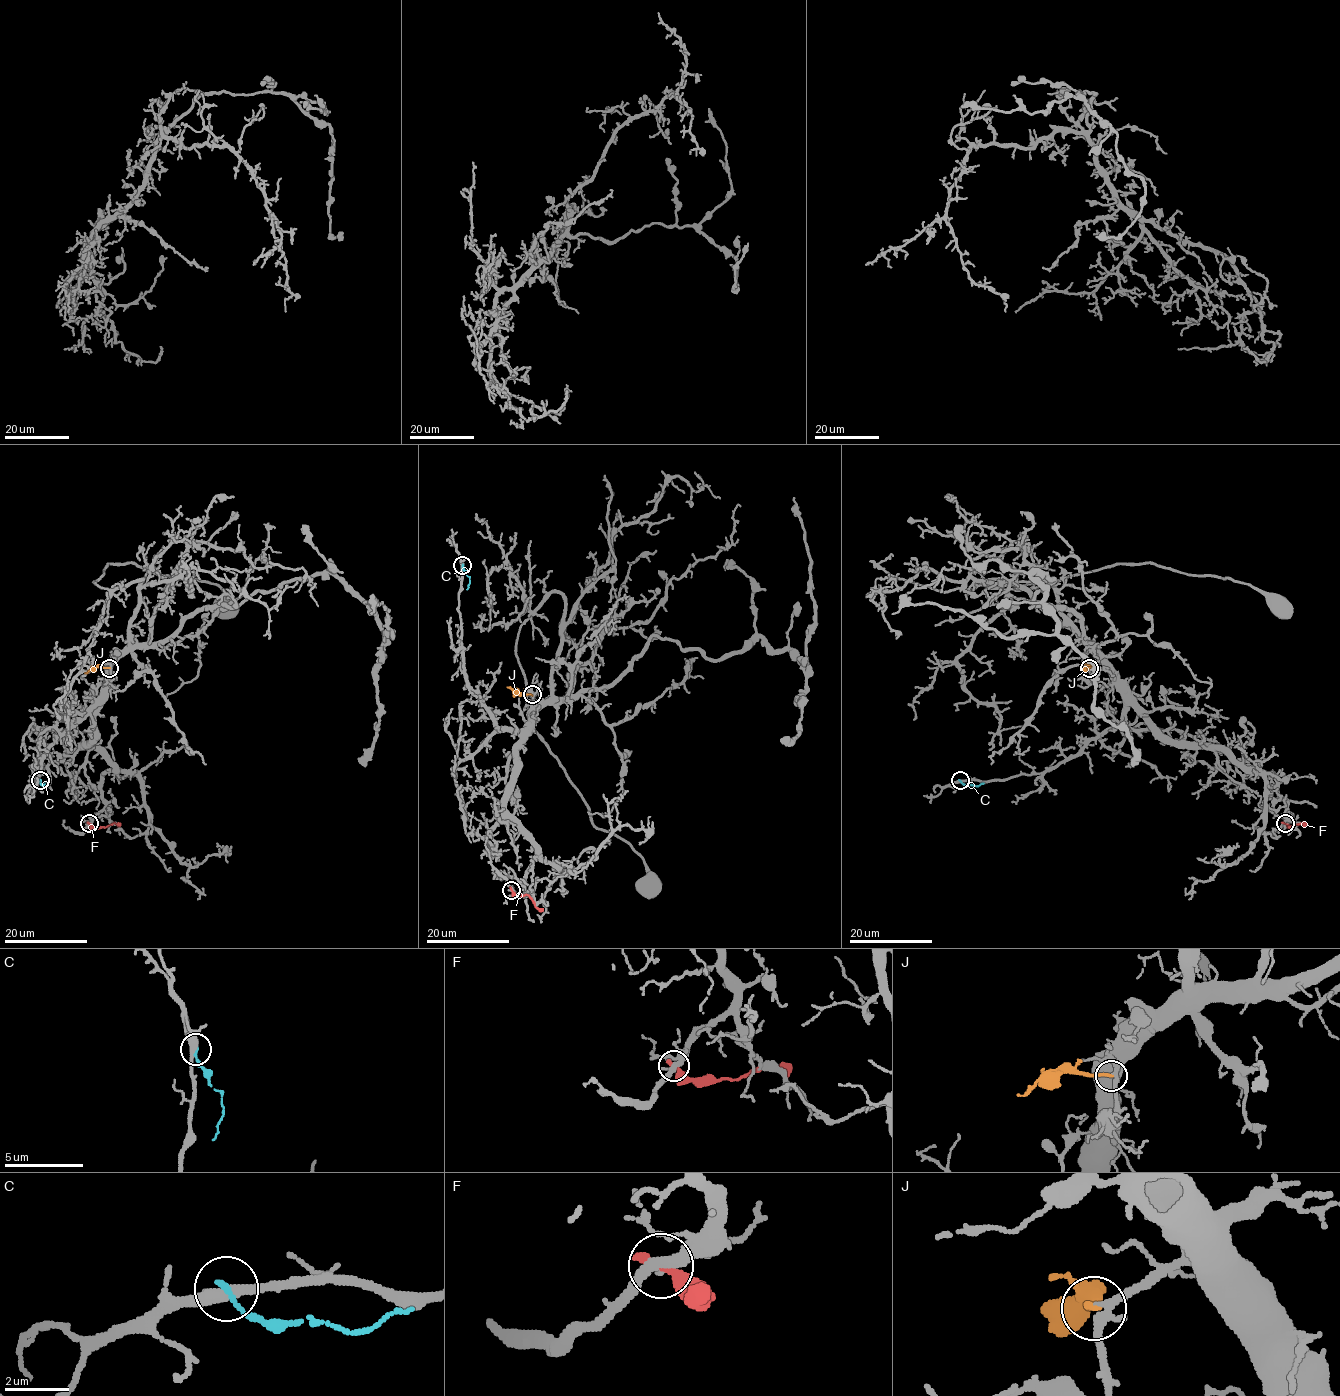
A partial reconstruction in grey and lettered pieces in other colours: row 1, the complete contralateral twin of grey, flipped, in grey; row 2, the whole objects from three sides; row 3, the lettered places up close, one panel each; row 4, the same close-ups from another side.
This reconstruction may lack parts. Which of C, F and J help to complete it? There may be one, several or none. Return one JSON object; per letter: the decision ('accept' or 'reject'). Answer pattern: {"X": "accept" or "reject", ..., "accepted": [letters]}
{"C": "reject", "F": "reject", "J": "accept", "accepted": ["J"]}

